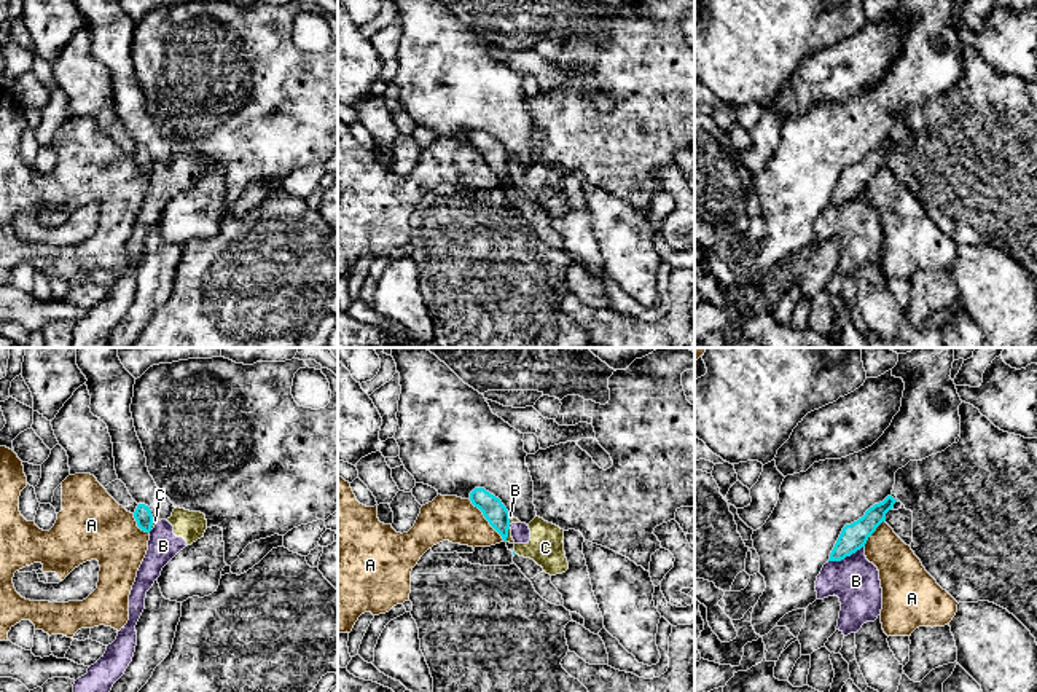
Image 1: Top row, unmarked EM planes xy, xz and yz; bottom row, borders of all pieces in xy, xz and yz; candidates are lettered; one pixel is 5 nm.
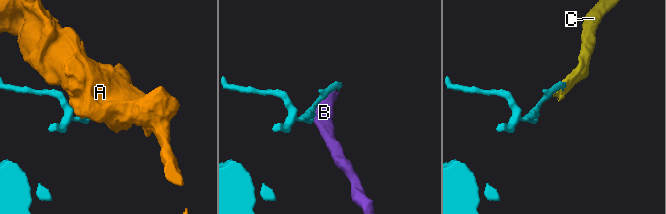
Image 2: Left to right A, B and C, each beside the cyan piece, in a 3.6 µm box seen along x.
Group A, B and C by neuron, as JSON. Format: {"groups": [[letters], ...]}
{"groups": [["A"], ["B", "C"]]}

